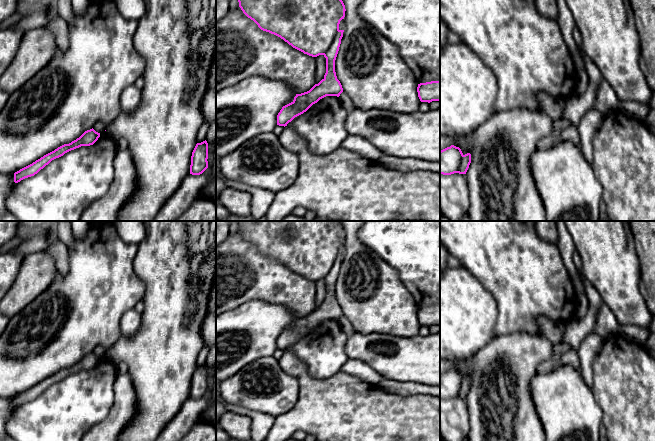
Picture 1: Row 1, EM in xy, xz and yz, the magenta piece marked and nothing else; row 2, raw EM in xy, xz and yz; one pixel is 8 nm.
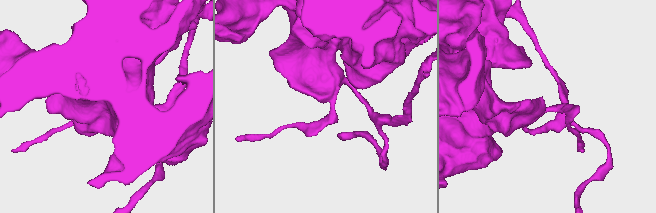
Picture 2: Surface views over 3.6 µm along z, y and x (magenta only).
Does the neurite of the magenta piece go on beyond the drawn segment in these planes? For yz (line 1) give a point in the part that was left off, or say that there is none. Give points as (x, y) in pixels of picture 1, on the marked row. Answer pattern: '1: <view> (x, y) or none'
1: none

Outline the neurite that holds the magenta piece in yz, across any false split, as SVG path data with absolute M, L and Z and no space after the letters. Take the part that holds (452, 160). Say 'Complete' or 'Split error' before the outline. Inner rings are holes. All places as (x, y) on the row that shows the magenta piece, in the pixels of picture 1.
Complete. M451 145L440 151L440 174L466 174L471 163L471 154L463 154L459 147Z

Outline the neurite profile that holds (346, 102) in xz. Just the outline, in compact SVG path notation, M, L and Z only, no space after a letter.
M342 92L339 96L343 107L346 109L347 112L350 112L354 109L354 104L352 103L352 101L347 97L347 95Z

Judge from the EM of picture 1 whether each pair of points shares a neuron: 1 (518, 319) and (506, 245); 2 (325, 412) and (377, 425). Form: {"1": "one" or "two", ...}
{"1": "one", "2": "one"}

